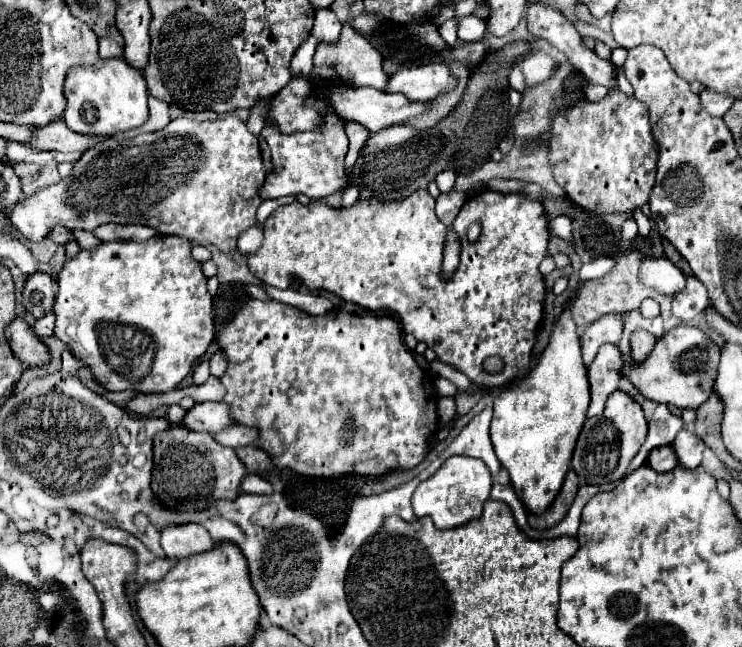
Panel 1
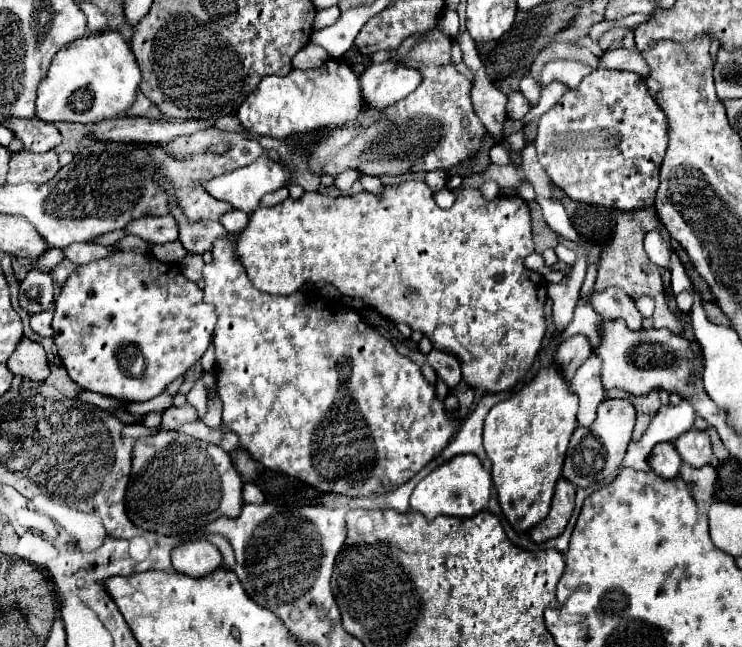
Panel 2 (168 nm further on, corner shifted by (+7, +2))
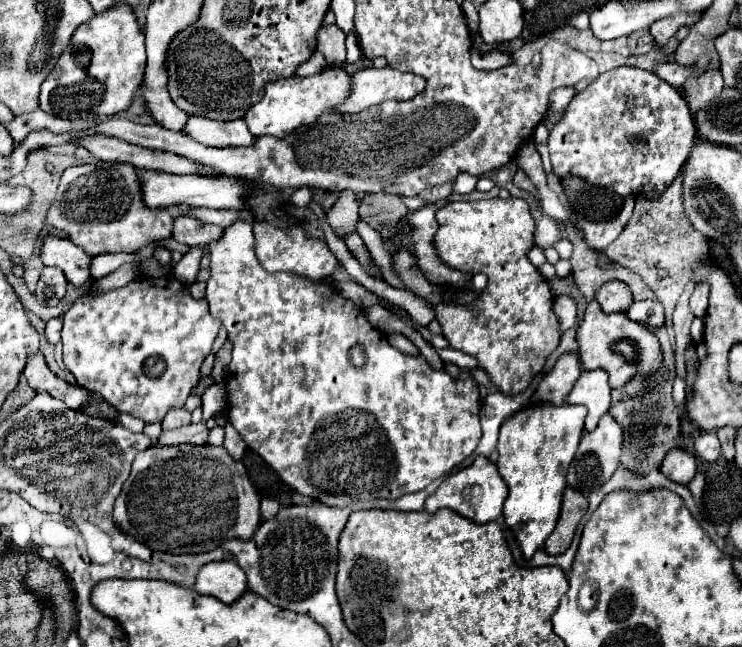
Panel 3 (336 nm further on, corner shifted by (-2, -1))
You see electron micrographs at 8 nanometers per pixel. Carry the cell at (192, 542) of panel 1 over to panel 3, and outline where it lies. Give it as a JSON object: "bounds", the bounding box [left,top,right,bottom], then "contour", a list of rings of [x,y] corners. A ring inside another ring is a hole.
{"bounds":[195,560,247,604],"contour":[[[233,560],[207,562],[199,568],[195,578],[195,590],[207,596],[215,596],[225,604],[235,602],[247,588],[247,576]]]}

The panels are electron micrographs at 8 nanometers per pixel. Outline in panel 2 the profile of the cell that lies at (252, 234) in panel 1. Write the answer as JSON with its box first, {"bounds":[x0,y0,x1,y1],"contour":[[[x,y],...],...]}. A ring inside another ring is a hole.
{"bounds":[220,209,248,235],"contour":[[[232,209],[230,213],[224,213],[224,215],[220,217],[220,225],[222,225],[226,231],[236,233],[236,235],[246,227],[246,223],[248,223],[248,215],[246,215],[244,211],[238,211],[238,209]]]}

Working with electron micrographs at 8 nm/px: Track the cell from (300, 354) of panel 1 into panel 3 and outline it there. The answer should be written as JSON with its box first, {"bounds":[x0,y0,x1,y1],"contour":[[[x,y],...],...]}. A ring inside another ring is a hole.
{"bounds":[205,210,481,506],"contour":[[[243,210],[241,212],[241,218],[239,218],[239,222],[235,222],[235,224],[231,224],[229,228],[225,228],[225,232],[223,232],[223,236],[221,236],[221,240],[215,240],[213,244],[209,244],[209,256],[211,256],[211,278],[207,280],[207,294],[205,294],[205,298],[207,298],[207,302],[209,302],[209,306],[211,306],[211,314],[213,316],[217,316],[221,322],[223,322],[223,326],[227,328],[227,332],[229,332],[229,342],[233,344],[233,360],[231,360],[231,364],[229,364],[229,376],[227,376],[227,414],[229,414],[229,418],[231,418],[231,422],[233,422],[233,426],[235,426],[235,430],[243,436],[243,440],[245,440],[245,444],[253,450],[253,452],[257,452],[279,476],[281,476],[281,480],[285,482],[285,484],[289,484],[291,488],[295,488],[299,494],[303,494],[303,496],[311,496],[311,498],[315,498],[315,500],[319,500],[319,502],[323,502],[323,504],[327,504],[327,506],[353,506],[353,504],[357,504],[357,502],[365,502],[365,500],[373,500],[373,498],[387,498],[387,500],[397,500],[397,498],[401,498],[401,496],[405,496],[405,494],[411,494],[411,492],[419,492],[419,490],[423,490],[427,484],[431,484],[435,478],[439,478],[439,476],[443,476],[443,474],[449,474],[457,464],[461,464],[473,450],[475,450],[475,446],[479,444],[479,438],[481,438],[481,424],[479,424],[479,390],[477,390],[477,386],[475,386],[475,382],[471,380],[471,376],[469,376],[469,372],[467,370],[461,370],[461,374],[457,376],[457,378],[451,378],[447,372],[439,372],[439,370],[433,370],[427,362],[425,362],[425,358],[413,358],[413,356],[405,356],[405,354],[401,354],[399,350],[395,350],[389,342],[387,342],[387,336],[385,334],[381,334],[377,328],[373,328],[371,324],[369,324],[369,320],[365,318],[365,314],[363,314],[363,310],[359,310],[353,302],[349,302],[349,300],[345,300],[341,294],[337,294],[337,290],[335,288],[331,288],[331,286],[325,286],[325,284],[321,284],[321,282],[309,282],[309,280],[301,280],[299,276],[293,276],[293,274],[285,274],[285,272],[279,272],[279,274],[267,274],[263,268],[261,268],[261,264],[257,262],[257,258],[255,258],[255,248],[253,248],[253,232],[251,232],[251,222],[249,220],[255,220],[253,218],[253,214],[249,212],[249,210]]]}

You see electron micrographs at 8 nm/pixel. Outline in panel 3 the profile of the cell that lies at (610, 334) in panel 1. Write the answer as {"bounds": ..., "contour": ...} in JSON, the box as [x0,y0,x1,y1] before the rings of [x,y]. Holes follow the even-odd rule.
{"bounds":[531,352,583,406],"contour":[[[567,352],[559,356],[553,370],[541,380],[531,402],[553,402],[557,406],[565,404],[581,372],[583,368],[581,368],[581,358],[577,356],[577,352]]]}

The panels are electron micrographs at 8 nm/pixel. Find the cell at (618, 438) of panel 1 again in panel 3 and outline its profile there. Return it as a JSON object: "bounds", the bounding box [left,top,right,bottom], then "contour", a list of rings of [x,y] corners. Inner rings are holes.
{"bounds":[567,414,623,494],"contour":[[[605,414],[593,432],[583,434],[579,450],[567,472],[567,484],[583,494],[601,488],[601,484],[605,484],[609,476],[613,476],[613,472],[621,466],[621,448],[623,448],[623,428],[611,414]]]}

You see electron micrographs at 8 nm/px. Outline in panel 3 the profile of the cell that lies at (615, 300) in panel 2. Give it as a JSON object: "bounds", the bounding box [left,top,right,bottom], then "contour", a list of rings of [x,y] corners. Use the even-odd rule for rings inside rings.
{"bounds":[595,282,635,312],"contour":[[[605,282],[597,292],[595,292],[597,302],[601,304],[603,312],[627,312],[631,304],[635,302],[631,288],[623,282]]]}

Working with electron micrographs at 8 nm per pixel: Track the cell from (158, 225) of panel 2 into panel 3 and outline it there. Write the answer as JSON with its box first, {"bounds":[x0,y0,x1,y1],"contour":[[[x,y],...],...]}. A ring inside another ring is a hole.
{"bounds":[173,216,223,246],"contour":[[[179,216],[173,222],[173,238],[187,246],[209,244],[217,240],[221,234],[223,234],[223,228],[213,224],[203,224],[201,220],[189,218],[189,216]]]}

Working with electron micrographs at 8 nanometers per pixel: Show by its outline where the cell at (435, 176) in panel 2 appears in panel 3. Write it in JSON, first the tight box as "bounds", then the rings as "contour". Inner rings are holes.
{"bounds":[451,174,477,194],"contour":[[[461,174],[461,176],[457,176],[451,182],[451,188],[453,188],[453,194],[467,194],[467,192],[473,192],[475,190],[475,184],[477,184],[477,178],[475,176]]]}

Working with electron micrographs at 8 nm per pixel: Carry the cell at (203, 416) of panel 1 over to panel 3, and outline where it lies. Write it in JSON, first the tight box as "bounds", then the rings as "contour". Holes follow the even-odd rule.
{"bounds":[161,408,191,430],"contour":[[[175,408],[163,418],[161,424],[163,424],[163,430],[175,430],[175,428],[187,426],[191,424],[191,412],[187,412],[185,408]]]}

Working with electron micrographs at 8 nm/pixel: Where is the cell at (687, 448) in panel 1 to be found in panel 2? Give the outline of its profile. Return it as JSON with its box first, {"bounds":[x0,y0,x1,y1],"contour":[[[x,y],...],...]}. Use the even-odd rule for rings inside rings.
{"bounds":[674,429,712,467],"contour":[[[690,429],[684,435],[680,435],[674,441],[680,457],[684,463],[692,465],[692,467],[702,467],[712,463],[712,447],[710,447],[710,437],[704,431],[698,429]]]}

